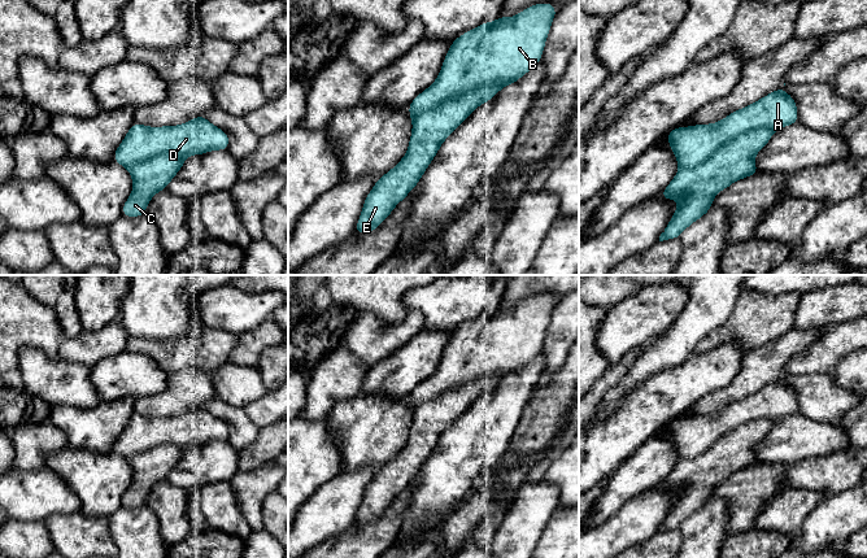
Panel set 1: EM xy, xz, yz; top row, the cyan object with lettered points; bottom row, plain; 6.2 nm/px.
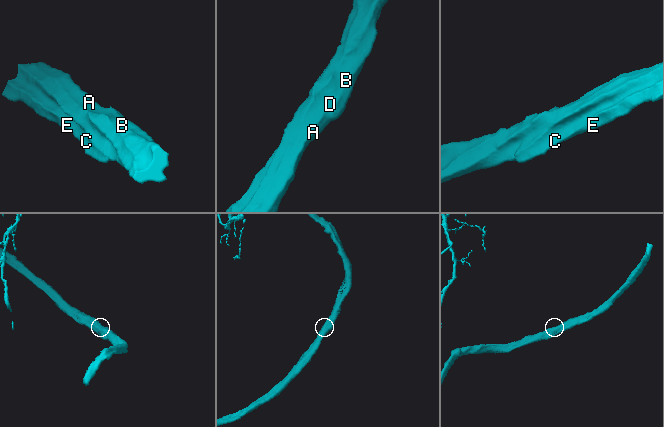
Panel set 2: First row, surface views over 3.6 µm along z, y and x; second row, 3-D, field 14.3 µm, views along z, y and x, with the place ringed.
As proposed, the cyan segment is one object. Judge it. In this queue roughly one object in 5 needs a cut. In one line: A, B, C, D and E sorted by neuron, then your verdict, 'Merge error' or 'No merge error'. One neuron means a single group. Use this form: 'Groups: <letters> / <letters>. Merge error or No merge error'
Groups: A B D / C E. Merge error

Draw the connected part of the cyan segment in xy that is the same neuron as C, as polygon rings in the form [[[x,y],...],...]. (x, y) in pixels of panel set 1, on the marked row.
[[[158,154],[128,167],[134,187],[122,206],[122,215],[128,218],[144,215],[151,199],[167,188],[183,165],[184,158],[177,154]]]

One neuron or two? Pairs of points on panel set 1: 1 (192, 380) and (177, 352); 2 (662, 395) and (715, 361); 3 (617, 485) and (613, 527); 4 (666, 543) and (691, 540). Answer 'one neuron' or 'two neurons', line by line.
1: two neurons
2: one neuron
3: two neurons
4: two neurons

